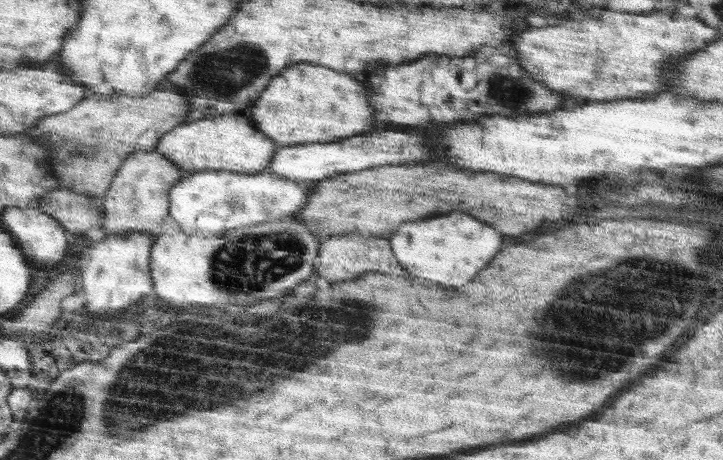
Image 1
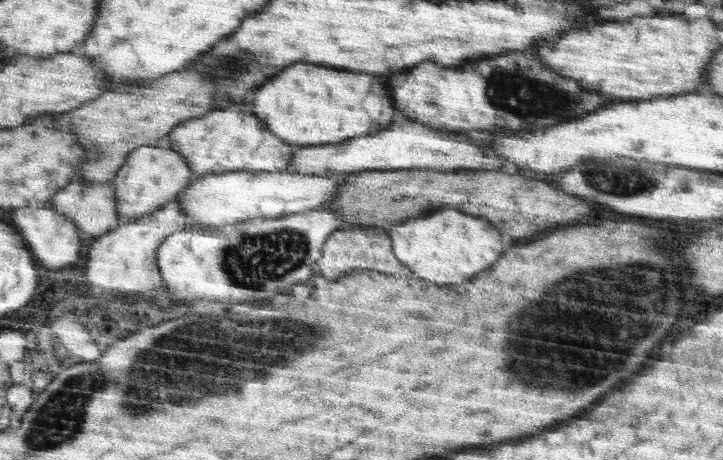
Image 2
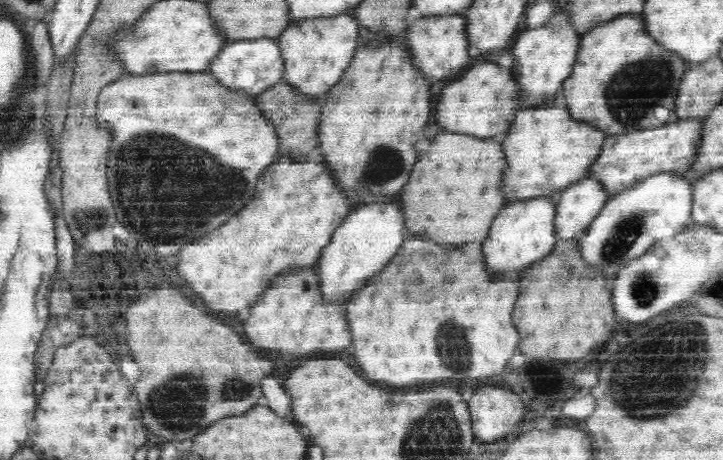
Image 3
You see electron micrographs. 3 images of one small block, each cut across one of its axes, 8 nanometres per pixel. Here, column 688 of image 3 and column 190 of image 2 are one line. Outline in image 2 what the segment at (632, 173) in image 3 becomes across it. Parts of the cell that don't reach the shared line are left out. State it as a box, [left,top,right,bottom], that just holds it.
[169,101,294,176]

